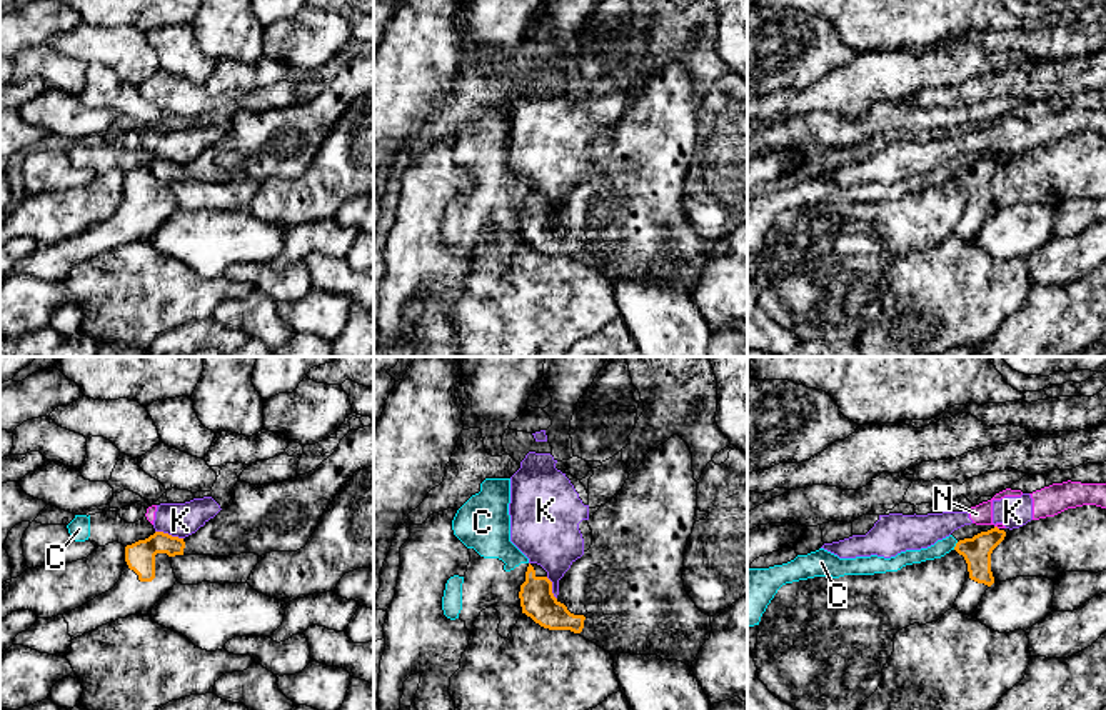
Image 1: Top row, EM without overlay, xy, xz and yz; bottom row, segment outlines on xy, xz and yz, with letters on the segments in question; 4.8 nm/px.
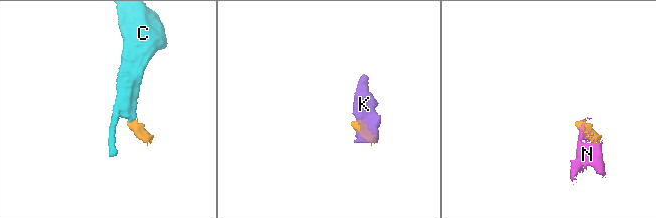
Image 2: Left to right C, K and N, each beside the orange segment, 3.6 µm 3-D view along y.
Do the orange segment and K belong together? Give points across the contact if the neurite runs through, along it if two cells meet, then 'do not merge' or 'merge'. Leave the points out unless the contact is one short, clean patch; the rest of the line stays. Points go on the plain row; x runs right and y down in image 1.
border along xy (155, 157), (182, 165); do not merge

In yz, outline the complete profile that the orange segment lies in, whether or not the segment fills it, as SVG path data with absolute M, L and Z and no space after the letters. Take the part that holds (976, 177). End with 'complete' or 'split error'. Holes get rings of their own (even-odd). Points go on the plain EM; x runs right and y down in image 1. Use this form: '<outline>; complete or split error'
M994 153L956 170L954 177L963 182L968 190L964 213L954 228L956 237L973 242L986 217L994 210L991 180L1004 163L1006 158Z; split error

